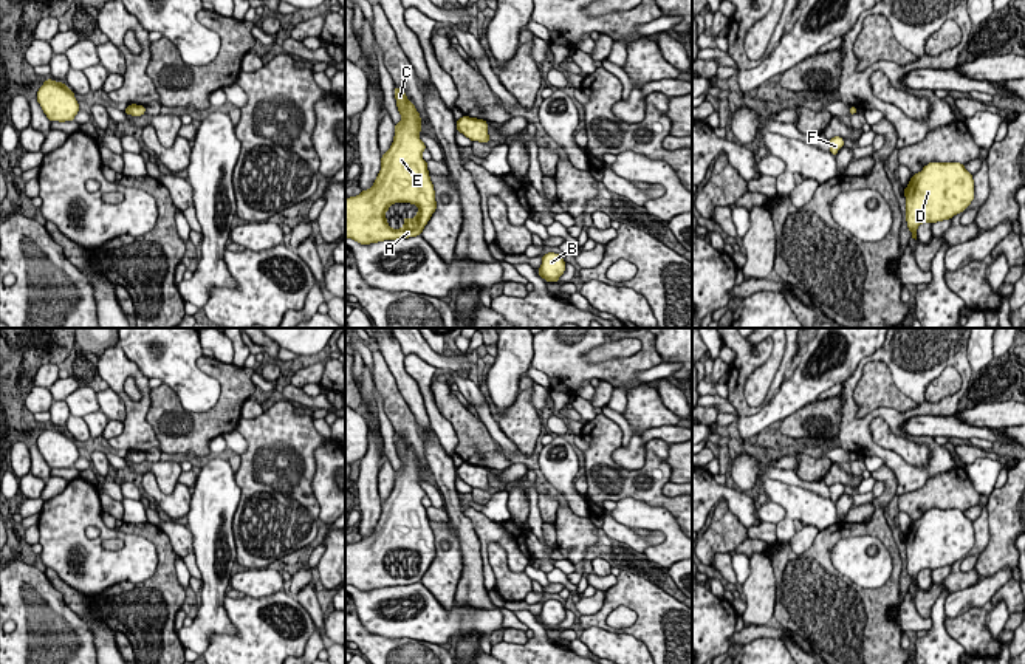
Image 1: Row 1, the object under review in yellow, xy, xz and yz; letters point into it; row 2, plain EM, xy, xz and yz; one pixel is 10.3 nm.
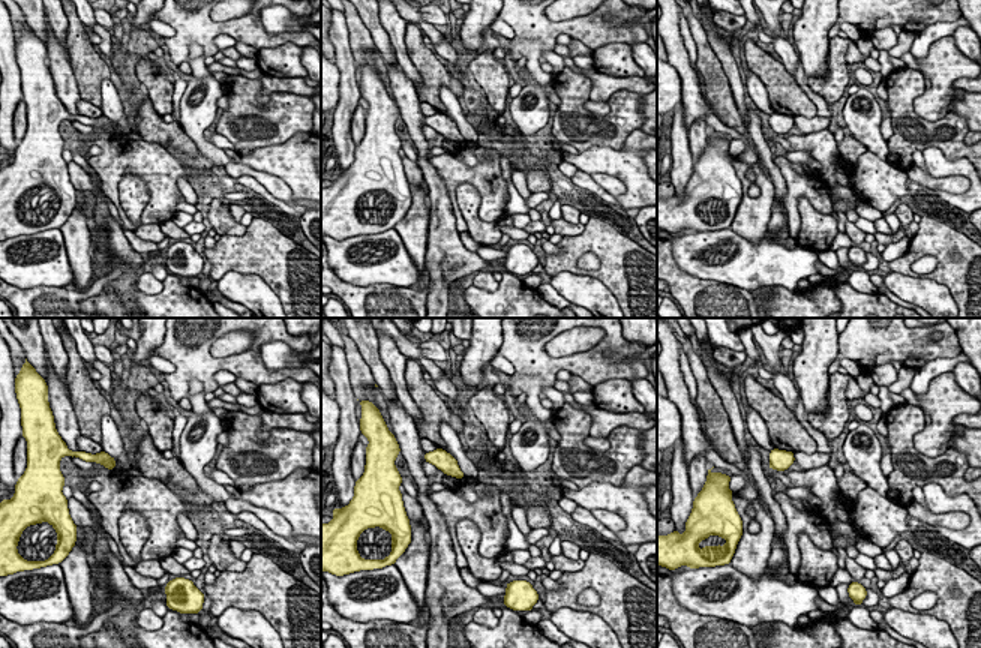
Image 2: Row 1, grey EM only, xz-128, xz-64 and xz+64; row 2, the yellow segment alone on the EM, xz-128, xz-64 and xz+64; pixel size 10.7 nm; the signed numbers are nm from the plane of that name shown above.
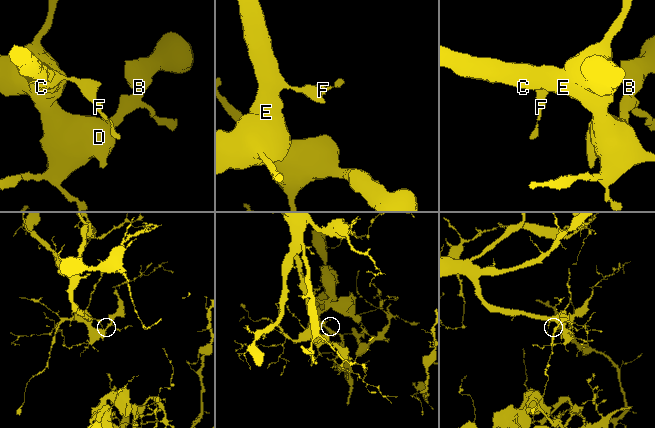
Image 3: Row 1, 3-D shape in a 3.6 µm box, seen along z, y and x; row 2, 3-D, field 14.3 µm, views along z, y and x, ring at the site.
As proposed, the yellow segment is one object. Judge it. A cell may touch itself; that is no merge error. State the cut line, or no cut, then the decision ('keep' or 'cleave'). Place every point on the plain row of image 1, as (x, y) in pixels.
no cut; keep

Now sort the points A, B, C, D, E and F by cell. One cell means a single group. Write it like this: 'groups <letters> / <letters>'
groups A B C D E F

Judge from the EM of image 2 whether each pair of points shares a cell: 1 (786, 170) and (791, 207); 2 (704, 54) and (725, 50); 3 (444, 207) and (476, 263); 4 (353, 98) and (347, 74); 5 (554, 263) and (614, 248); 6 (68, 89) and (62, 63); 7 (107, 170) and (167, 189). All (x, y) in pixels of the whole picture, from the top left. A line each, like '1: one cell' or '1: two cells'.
1: one cell
2: two cells
3: one cell
4: one cell
5: one cell
6: one cell
7: one cell

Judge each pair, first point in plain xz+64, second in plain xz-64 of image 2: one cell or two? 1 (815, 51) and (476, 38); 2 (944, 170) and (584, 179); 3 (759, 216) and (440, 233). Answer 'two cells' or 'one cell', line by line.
1: one cell
2: two cells
3: two cells

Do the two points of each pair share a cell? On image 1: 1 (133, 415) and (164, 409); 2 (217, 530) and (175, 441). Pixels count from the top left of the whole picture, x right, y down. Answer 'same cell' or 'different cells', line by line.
1: different cells
2: different cells

